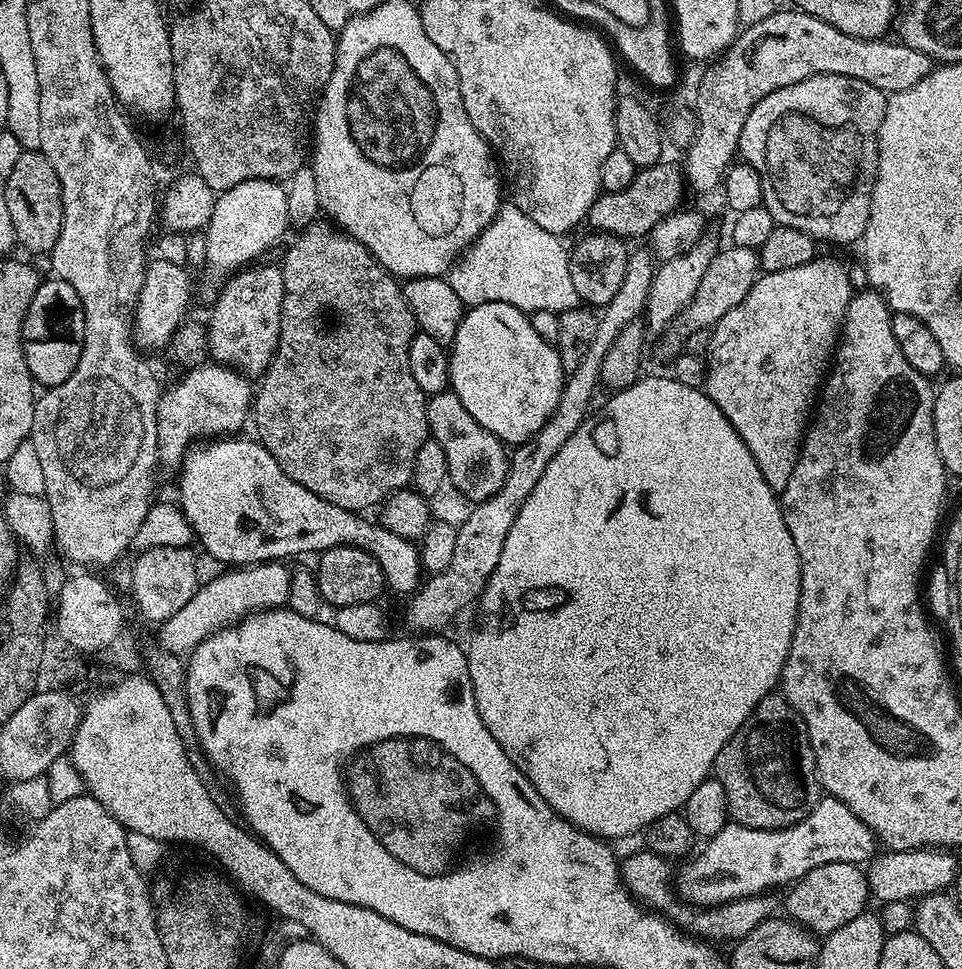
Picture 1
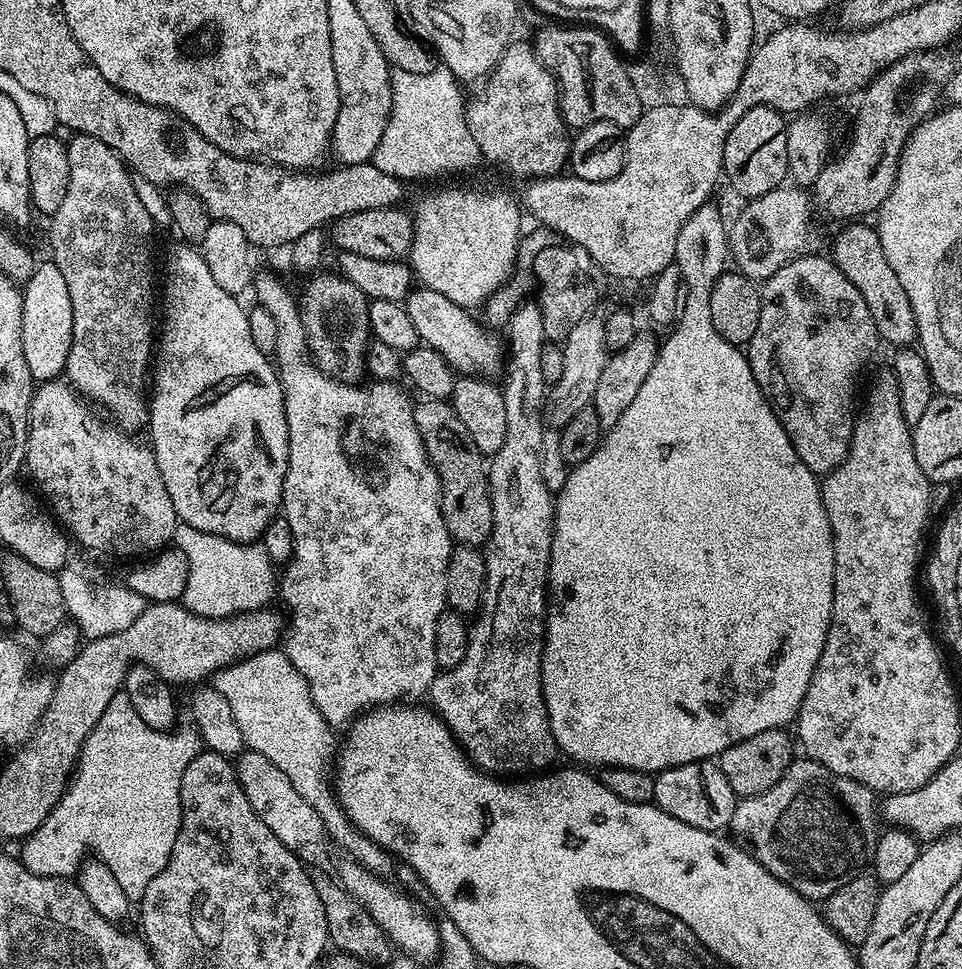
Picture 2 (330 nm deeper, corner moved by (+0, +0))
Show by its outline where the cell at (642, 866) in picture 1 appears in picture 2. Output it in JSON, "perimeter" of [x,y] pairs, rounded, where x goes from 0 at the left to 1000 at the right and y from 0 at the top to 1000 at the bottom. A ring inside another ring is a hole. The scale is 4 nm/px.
{"perimeter":[[[827,782],[824,783],[822,791],[817,795],[817,799],[813,799],[813,803],[809,803],[809,807],[805,807],[805,811],[800,811],[800,815],[796,815],[787,821],[772,822],[772,825],[766,829],[765,835],[763,836],[763,844],[759,851],[759,863],[773,878],[782,882],[791,894],[796,898],[800,898],[800,902],[805,902],[805,906],[817,910],[817,914],[821,914],[826,921],[834,923],[840,929],[856,931],[860,929],[863,923],[867,923],[867,918],[879,914],[886,907],[895,903],[895,901],[903,895],[906,880],[911,877],[911,868],[913,866],[911,846],[913,850],[912,818],[905,817],[900,811],[896,811],[875,799],[867,799],[867,795],[859,795],[859,791],[854,791],[848,784],[841,784],[839,782],[833,782],[832,784],[832,782]]]}

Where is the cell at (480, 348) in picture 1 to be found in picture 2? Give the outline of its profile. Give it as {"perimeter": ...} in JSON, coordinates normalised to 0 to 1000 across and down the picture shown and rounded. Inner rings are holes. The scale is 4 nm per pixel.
{"perimeter":[[[440,295],[429,296],[422,317],[438,352],[444,358],[455,361],[468,380],[483,388],[516,390],[521,387],[526,376],[525,356],[521,348],[520,351],[516,348],[519,346],[512,340],[504,336],[496,327],[495,331],[488,319],[468,312],[468,308],[455,303],[455,299]]]}

